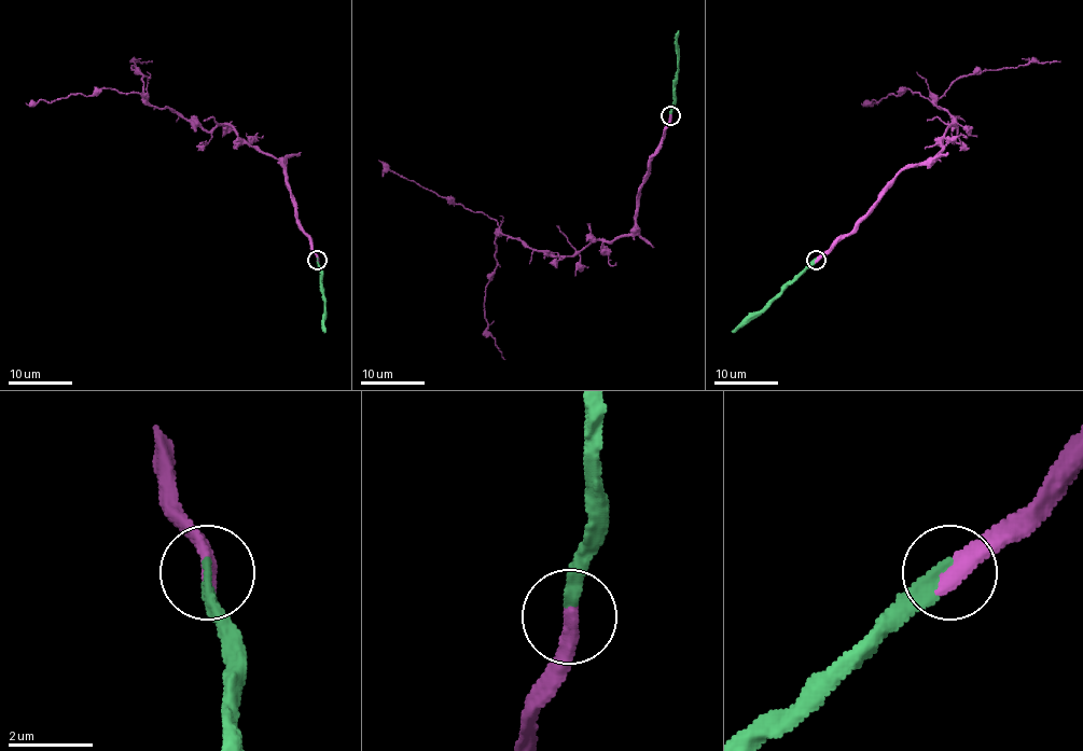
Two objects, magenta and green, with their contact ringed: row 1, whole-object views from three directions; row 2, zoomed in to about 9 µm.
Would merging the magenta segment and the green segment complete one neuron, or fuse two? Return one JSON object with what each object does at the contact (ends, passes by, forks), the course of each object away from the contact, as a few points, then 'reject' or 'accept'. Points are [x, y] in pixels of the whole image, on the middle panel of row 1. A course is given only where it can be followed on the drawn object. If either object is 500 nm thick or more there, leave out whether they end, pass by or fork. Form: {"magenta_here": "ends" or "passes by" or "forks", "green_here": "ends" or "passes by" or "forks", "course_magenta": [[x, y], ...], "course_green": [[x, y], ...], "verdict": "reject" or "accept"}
{"magenta_here": "ends", "green_here": "ends", "course_magenta": [[670, 115], [644, 177], [635, 227], [572, 255], [546, 255], [508, 237], [495, 220], [450, 204], [377, 161]], "course_green": [[670, 115], [678, 67], [678, 30]], "verdict": "accept"}

